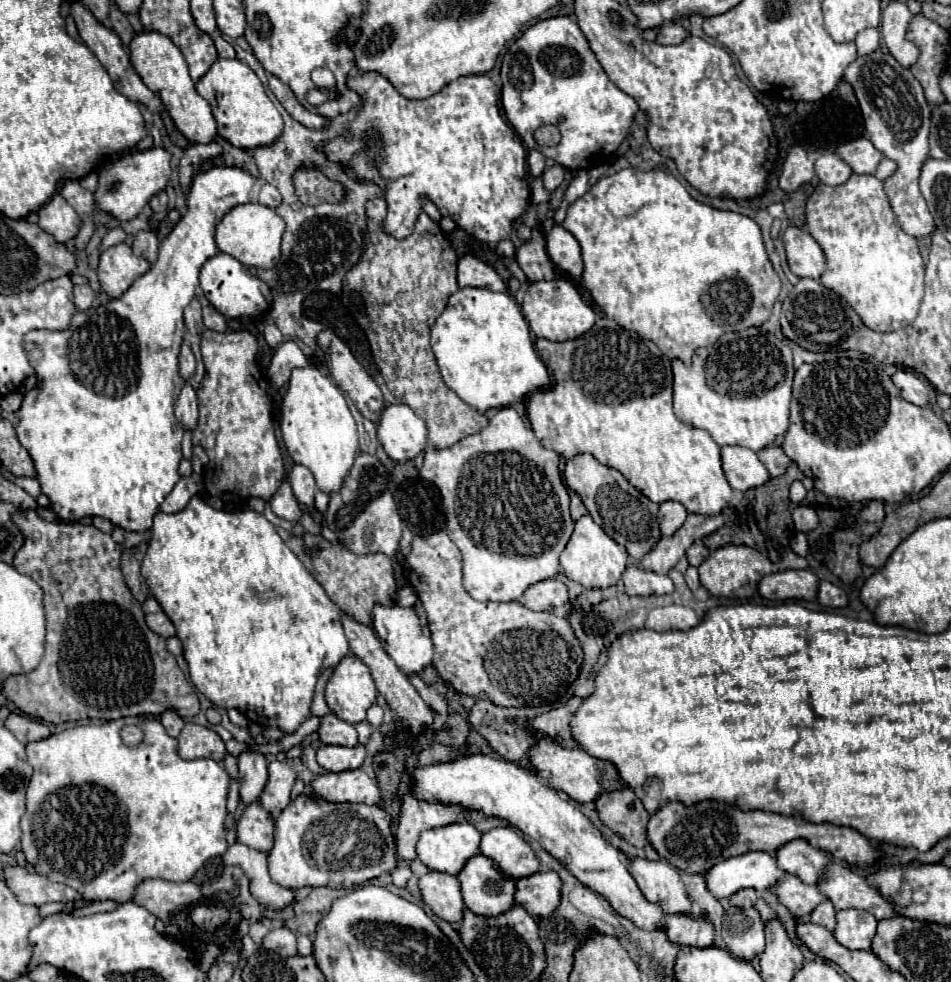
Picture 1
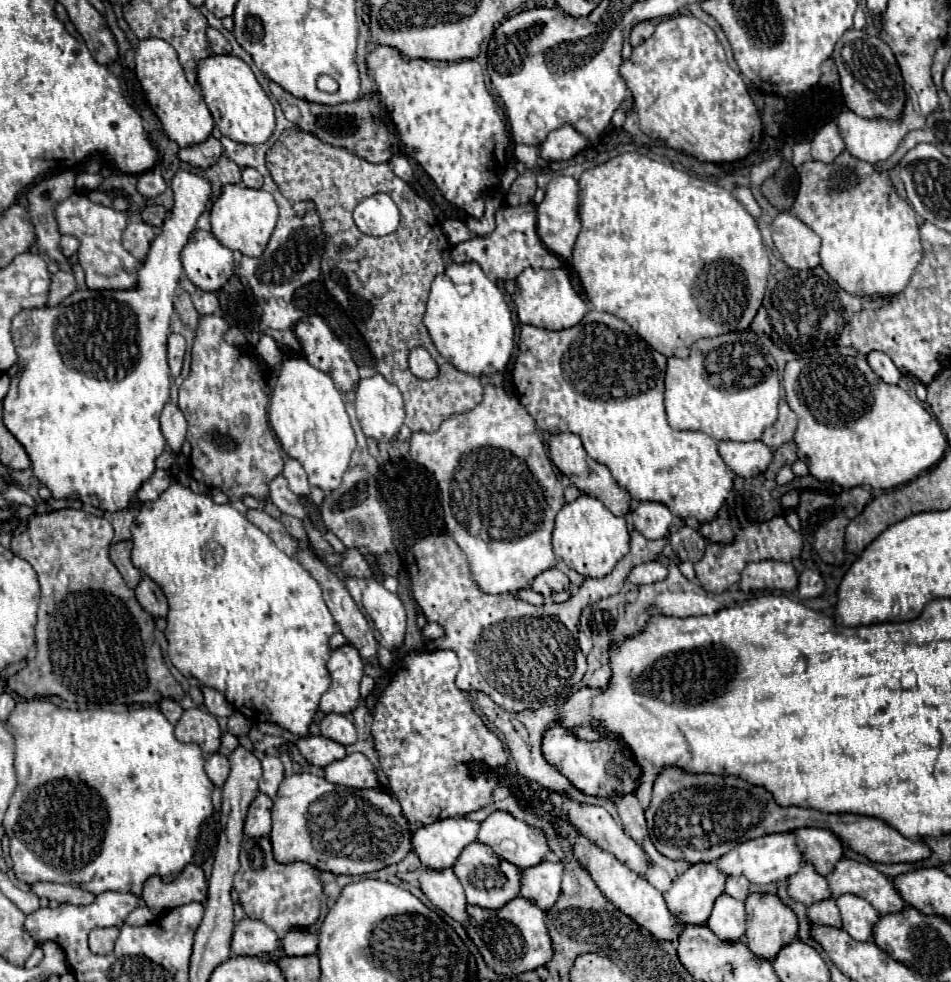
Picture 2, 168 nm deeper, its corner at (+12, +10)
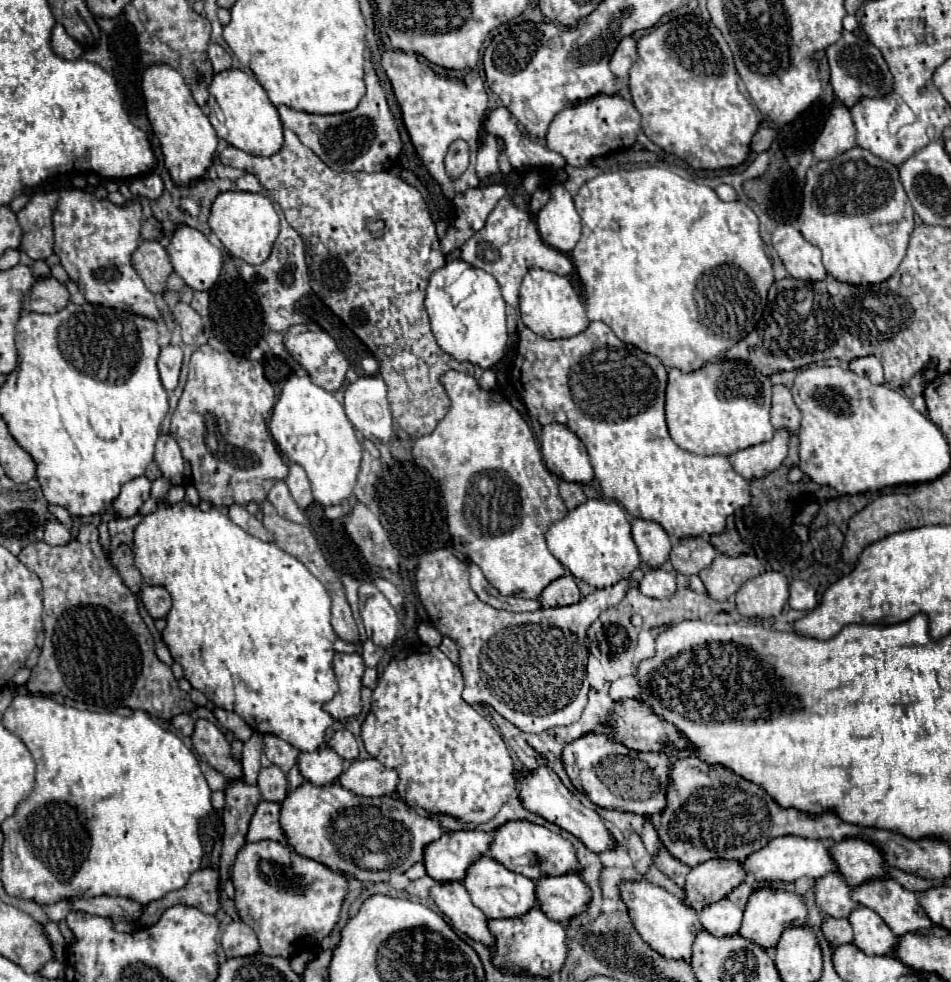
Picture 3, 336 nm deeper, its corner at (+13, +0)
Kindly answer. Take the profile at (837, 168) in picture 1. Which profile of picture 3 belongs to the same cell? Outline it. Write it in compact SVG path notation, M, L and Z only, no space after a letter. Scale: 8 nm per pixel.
M838 104L830 110L830 118L822 134L814 144L814 156L818 160L830 160L838 154L856 146L856 126L850 118L850 110L844 104Z

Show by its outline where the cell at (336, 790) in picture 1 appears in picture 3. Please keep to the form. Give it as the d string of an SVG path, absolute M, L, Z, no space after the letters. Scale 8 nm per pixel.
M376 758L354 760L338 782L358 796L390 796L398 786L398 770L384 768Z

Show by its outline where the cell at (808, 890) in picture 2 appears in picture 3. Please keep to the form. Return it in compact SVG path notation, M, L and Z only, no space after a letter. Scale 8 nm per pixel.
M830 872L816 880L816 902L826 916L848 918L860 904L852 900L852 888L846 884L842 874Z

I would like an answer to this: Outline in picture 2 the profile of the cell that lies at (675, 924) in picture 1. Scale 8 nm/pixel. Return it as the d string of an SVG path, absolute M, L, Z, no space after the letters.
M693 864L665 892L669 912L683 924L707 924L717 896L723 894L725 874L715 864Z

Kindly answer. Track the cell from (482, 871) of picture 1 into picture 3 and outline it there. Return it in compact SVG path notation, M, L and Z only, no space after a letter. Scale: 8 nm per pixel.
M480 858L476 864L472 864L466 872L464 886L472 898L472 902L488 916L488 918L518 918L526 914L530 908L536 906L536 884L534 880L510 872L494 858Z

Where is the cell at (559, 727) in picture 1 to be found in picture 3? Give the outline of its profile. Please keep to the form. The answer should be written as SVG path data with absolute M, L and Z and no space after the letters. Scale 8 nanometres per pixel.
M642 700L618 702L618 724L612 722L612 730L616 742L622 742L632 750L662 750L678 760L694 754L694 746L690 744L690 740L672 722L666 722L662 716L654 714L654 710L650 710L650 704Z

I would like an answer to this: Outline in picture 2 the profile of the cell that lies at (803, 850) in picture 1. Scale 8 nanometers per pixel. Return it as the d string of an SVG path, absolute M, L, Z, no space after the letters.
M799 828L795 830L795 838L799 844L799 852L803 852L803 860L815 866L815 872L827 876L835 862L843 854L843 846L835 834L821 828Z

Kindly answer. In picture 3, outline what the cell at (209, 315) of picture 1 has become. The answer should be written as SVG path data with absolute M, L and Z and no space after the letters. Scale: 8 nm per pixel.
M194 292L192 308L194 308L202 318L208 318L208 314L210 314L210 310L208 310L208 292Z

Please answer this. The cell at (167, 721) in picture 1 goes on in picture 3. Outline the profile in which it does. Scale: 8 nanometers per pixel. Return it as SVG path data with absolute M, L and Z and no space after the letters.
M180 714L180 716L174 716L172 718L172 724L176 730L180 730L184 736L190 736L194 732L194 718L190 714Z

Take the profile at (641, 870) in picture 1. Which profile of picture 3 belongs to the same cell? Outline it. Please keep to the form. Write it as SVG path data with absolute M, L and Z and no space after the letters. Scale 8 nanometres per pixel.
M540 766L538 770L532 772L516 772L516 780L518 780L518 792L520 792L520 802L526 810L542 816L544 820L560 826L562 830L574 834L576 838L580 838L592 852L606 852L614 846L612 834L608 832L608 828L604 826L604 820L590 808L586 808L558 778L558 774L548 768L548 766Z

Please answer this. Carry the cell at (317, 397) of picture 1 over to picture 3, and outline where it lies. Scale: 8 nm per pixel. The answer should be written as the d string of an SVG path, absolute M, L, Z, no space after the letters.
M291 374L285 380L280 398L274 406L270 432L280 452L306 470L316 502L322 506L334 506L352 496L360 472L362 446L356 438L352 422L346 418L342 404L332 392L312 384L307 374Z

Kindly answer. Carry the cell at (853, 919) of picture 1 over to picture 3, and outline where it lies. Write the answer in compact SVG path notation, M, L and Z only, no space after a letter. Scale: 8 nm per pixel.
M858 906L848 916L852 928L854 928L854 944L866 952L866 954L890 954L898 938L892 934L892 930L886 926L886 922L866 906Z

